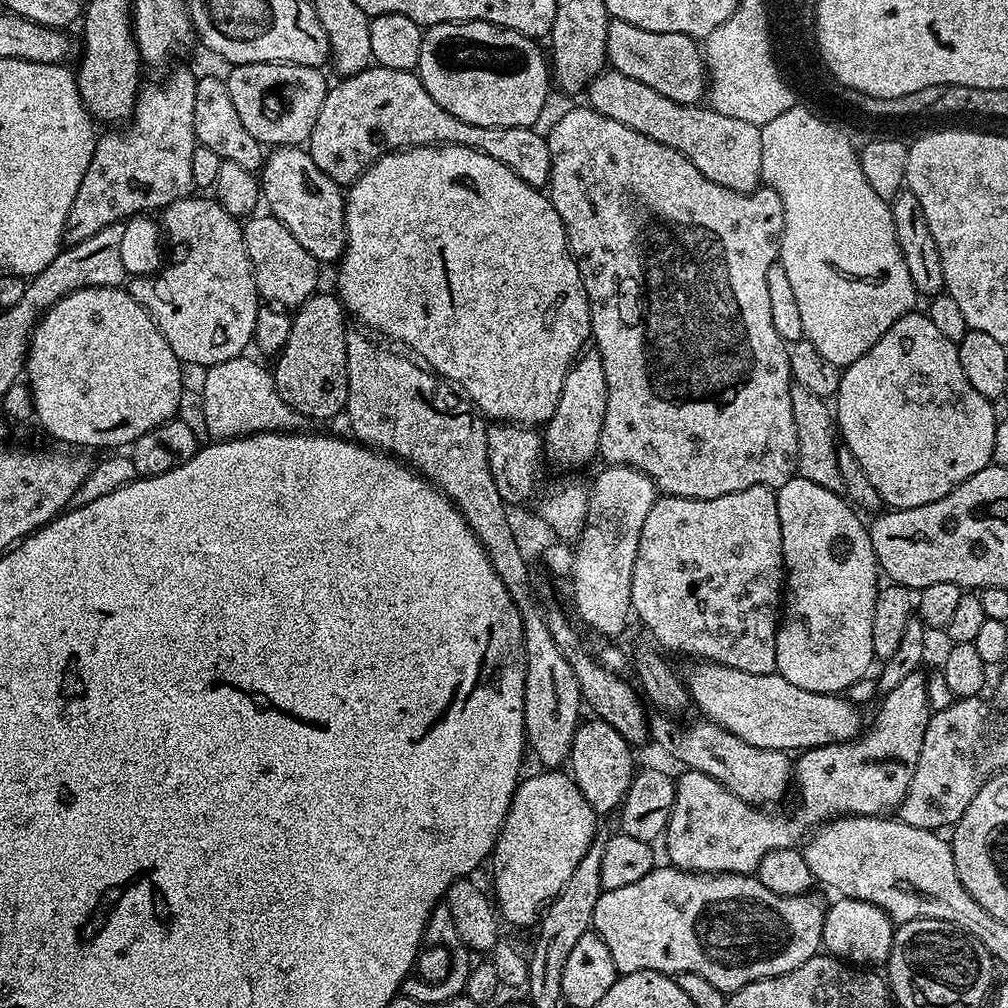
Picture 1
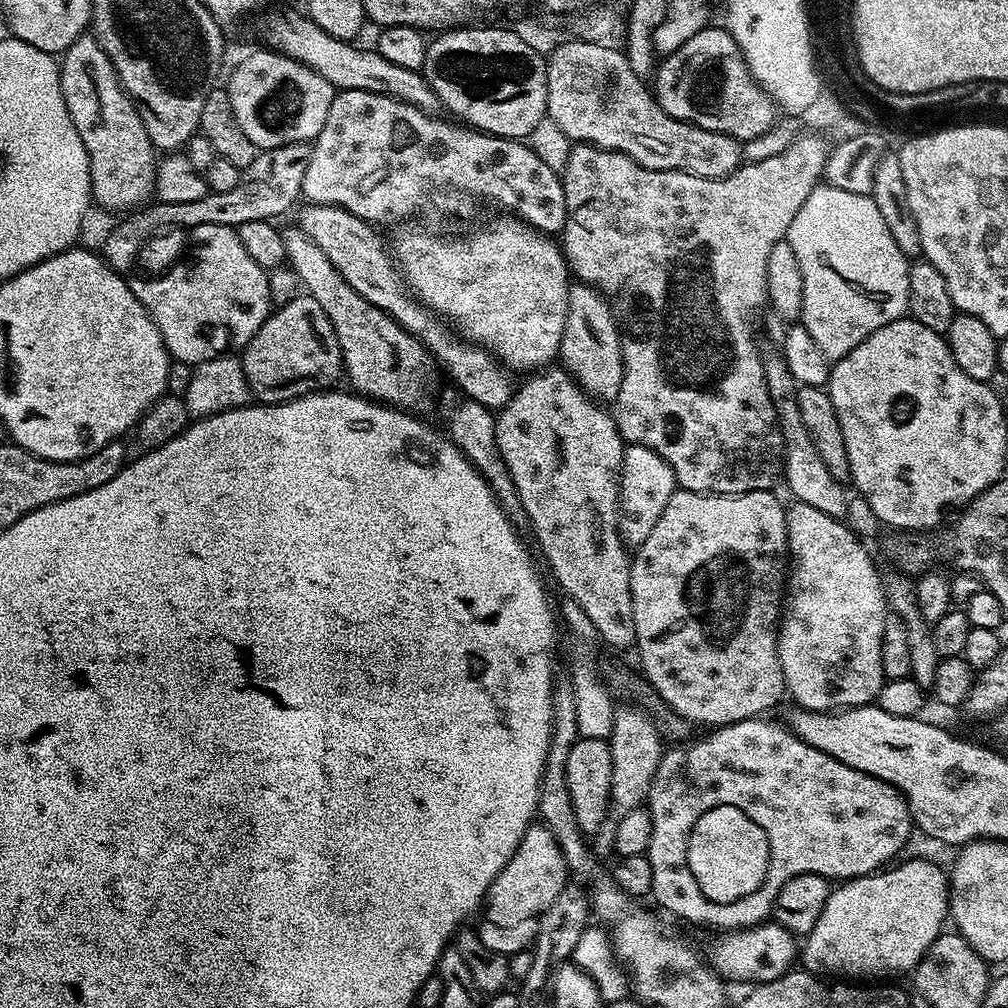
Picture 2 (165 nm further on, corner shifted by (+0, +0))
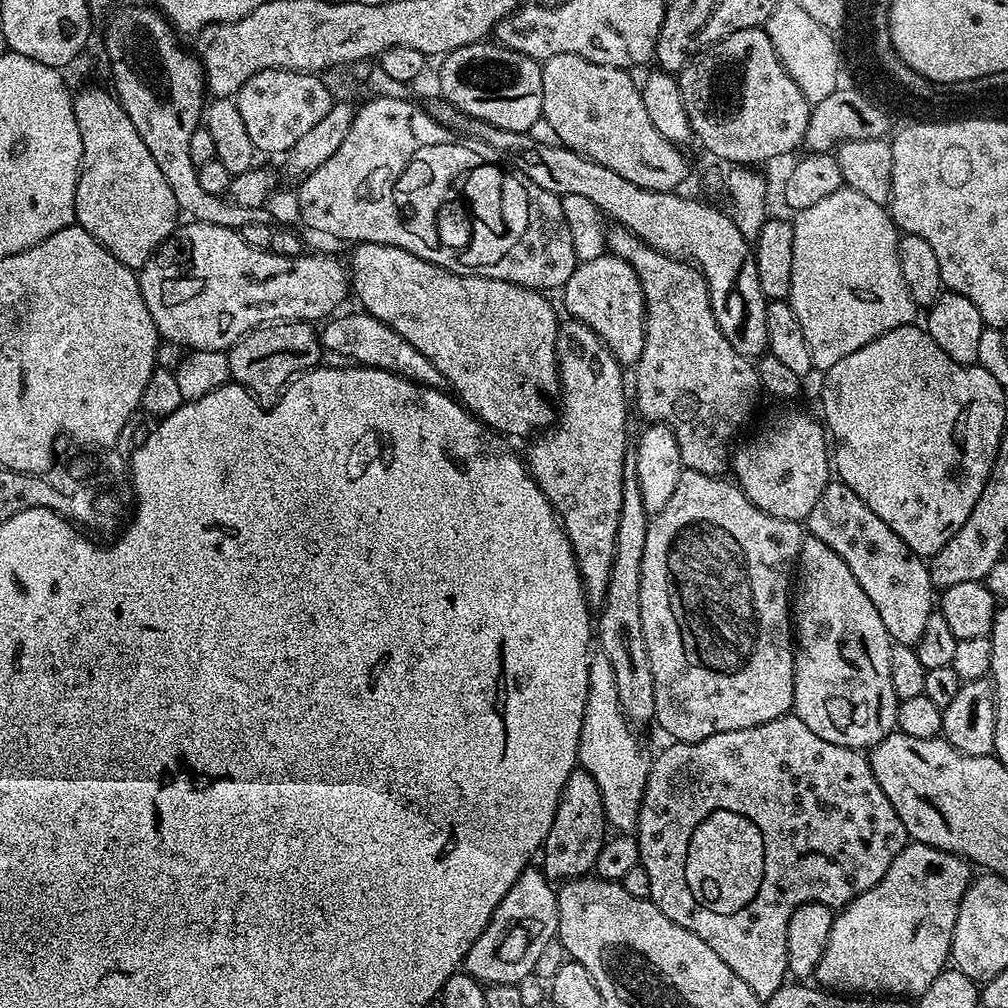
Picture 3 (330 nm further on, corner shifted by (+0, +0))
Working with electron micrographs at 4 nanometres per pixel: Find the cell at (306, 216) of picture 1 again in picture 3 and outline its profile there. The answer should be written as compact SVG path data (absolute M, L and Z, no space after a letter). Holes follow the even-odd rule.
M366 242L351 250L350 288L360 299L359 307L398 330L410 346L426 354L472 415L508 438L531 437L555 421L560 394L560 367L556 361L558 315L543 291L485 276L459 276L398 246Z

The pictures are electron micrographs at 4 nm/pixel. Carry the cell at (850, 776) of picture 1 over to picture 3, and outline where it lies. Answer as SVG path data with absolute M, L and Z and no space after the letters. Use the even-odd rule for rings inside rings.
M794 714L779 716L770 722L762 722L762 726L754 726L746 730L726 730L722 734L710 734L710 738L702 738L702 742L669 743L669 748L664 748L660 753L655 753L652 760L652 769L648 772L646 790L642 798L640 816L636 820L634 829L635 838L640 843L640 865L650 874L650 898L670 918L670 922L678 922L678 926L686 926L754 994L760 1001L770 999L777 992L781 984L785 983L789 975L788 959L786 958L786 926L790 922L790 914L798 910L806 902L818 902L827 908L839 910L849 904L856 896L861 896L870 890L890 870L890 862L898 858L904 845L909 843L908 831L902 826L902 818L890 806L890 798L882 794L882 786L878 786L876 776L872 773L869 757L863 751L834 746L834 742L826 742L826 738L818 738L802 718Z

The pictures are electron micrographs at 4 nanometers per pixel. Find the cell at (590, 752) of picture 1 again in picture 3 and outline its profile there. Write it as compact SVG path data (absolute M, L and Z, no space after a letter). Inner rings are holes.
M583 770L572 772L570 778L566 778L566 786L562 786L554 822L550 826L550 834L544 840L544 875L553 882L589 875L595 869L598 850L602 850L606 839L604 828L604 807L594 778L590 778L590 774Z

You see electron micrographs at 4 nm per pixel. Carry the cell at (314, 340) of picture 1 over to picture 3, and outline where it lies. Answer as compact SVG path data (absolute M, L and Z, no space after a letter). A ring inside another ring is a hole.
M306 320L265 324L247 332L237 344L227 349L232 380L261 402L275 401L301 372L317 367L321 363L320 352L322 345L317 329Z

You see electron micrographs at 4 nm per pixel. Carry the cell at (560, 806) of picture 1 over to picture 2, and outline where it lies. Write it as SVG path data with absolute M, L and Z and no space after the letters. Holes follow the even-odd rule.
M534 822L526 830L526 834L522 834L518 850L514 850L510 862L502 866L490 886L482 905L484 921L478 925L482 942L486 942L490 950L505 954L527 949L536 939L540 917L554 902L554 898L558 898L569 880L570 873L554 834L543 822Z

